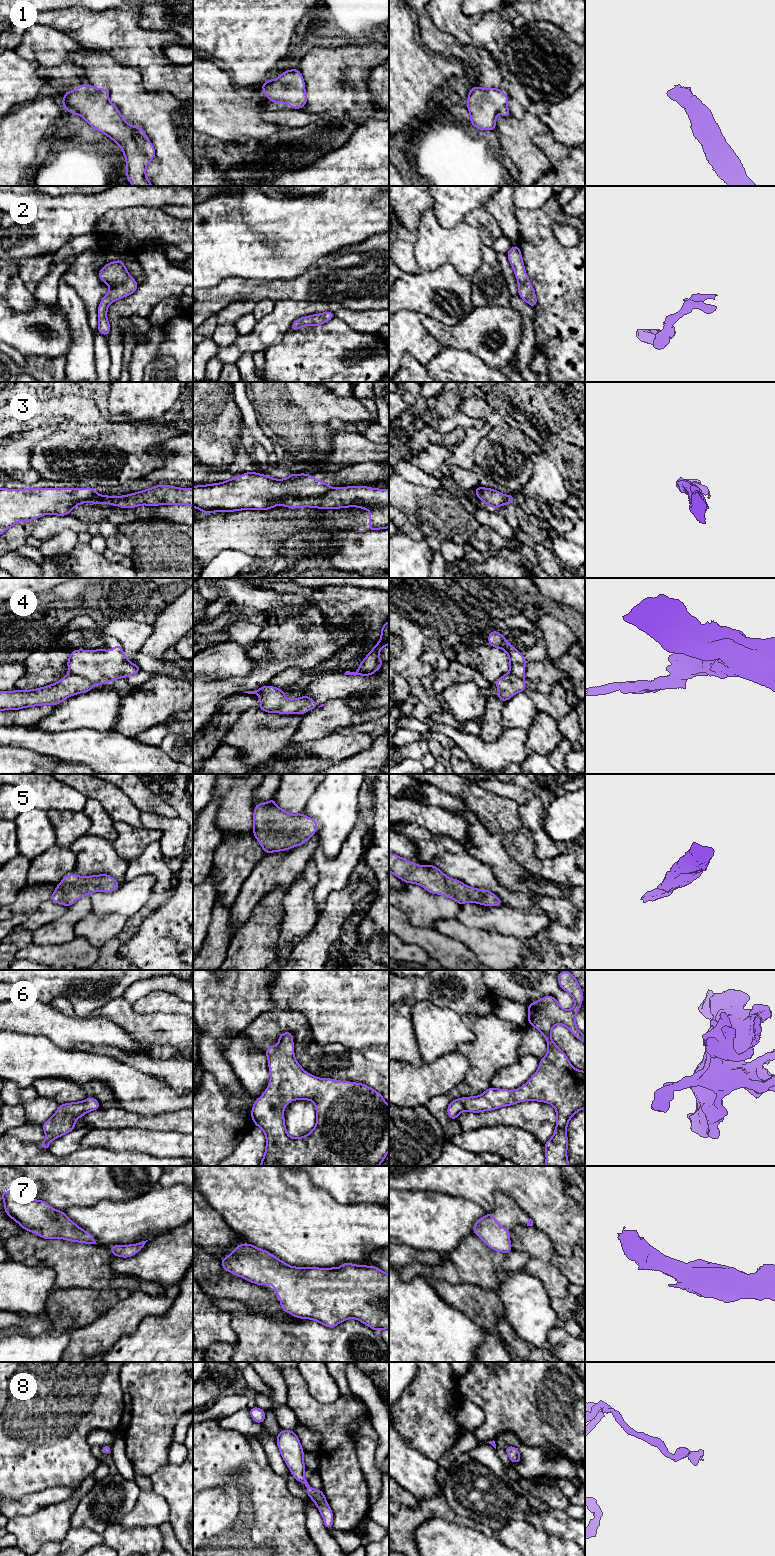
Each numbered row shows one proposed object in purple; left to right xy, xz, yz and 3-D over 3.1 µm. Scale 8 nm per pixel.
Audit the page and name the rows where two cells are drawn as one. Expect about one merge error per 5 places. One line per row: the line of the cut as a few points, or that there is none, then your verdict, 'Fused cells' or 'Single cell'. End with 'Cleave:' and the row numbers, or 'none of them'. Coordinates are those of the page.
1: No split. Single cell
2: No split. Single cell
3: Split along xz (331, 488), (320, 494), (304, 497), (286, 497), (282, 504). Fused cells
4: Split along xy (69, 672), (84, 676), (93, 683). Fused cells
5: No split. Single cell
6: No split. Single cell
7: No split. Single cell
8: No split. Single cell
Cleave: 3, 4

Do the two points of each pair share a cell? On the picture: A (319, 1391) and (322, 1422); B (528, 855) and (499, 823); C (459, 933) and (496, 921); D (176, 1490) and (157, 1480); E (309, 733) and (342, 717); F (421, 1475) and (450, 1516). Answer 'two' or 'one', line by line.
A: two
B: one
C: two
D: one
E: one
F: two

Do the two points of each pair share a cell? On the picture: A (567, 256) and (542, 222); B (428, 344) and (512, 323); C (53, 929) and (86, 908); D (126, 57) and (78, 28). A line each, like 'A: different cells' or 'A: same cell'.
A: same cell
B: different cells
C: same cell
D: same cell

